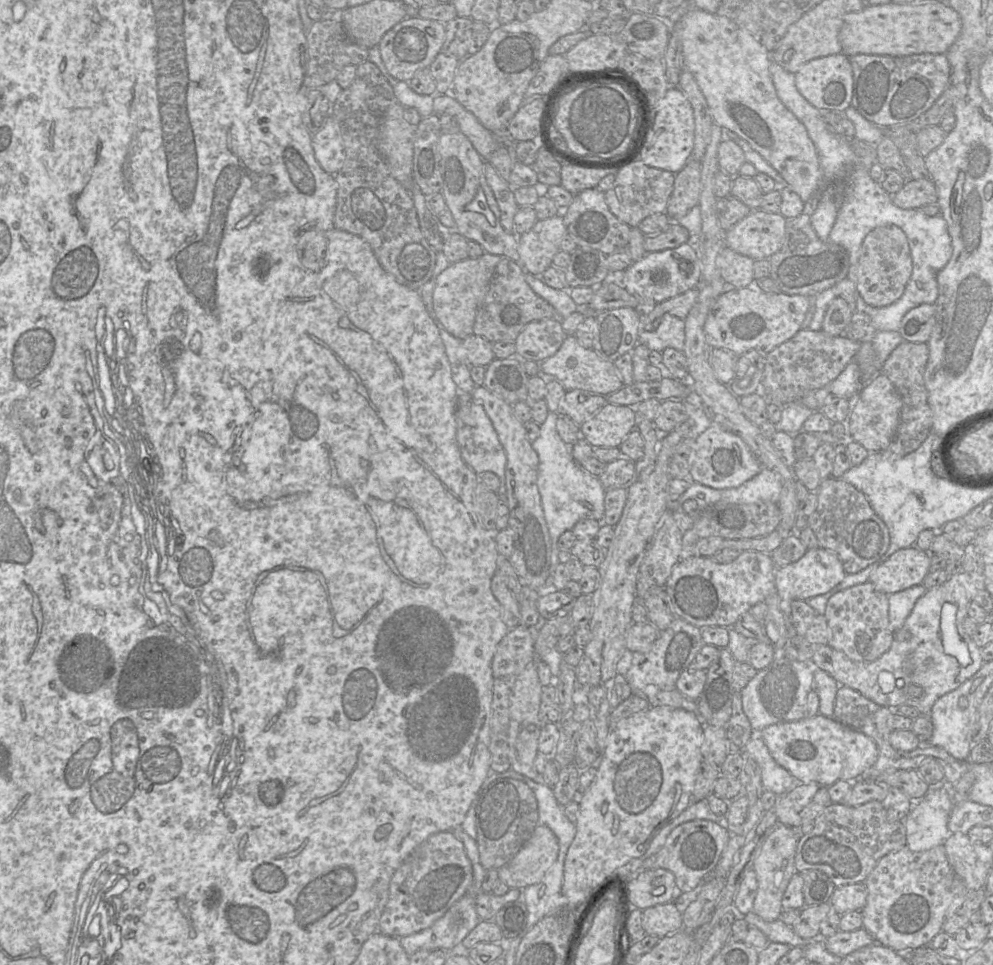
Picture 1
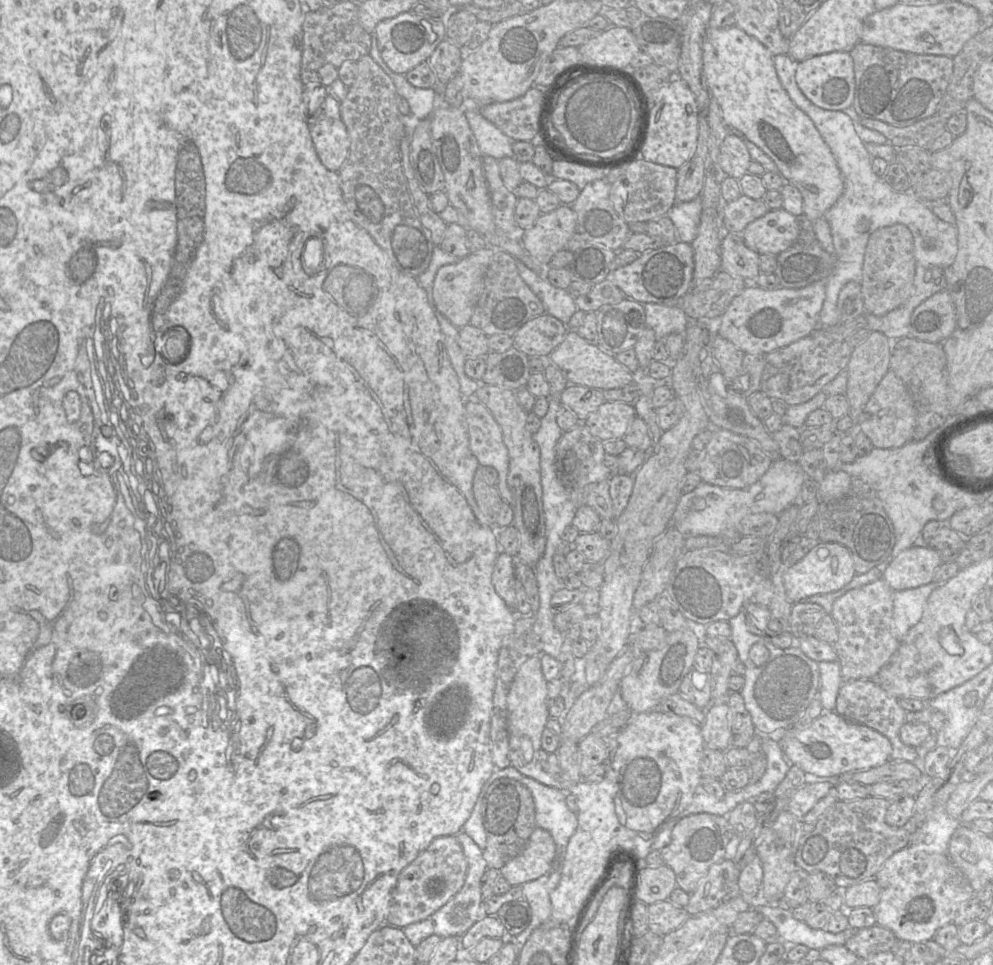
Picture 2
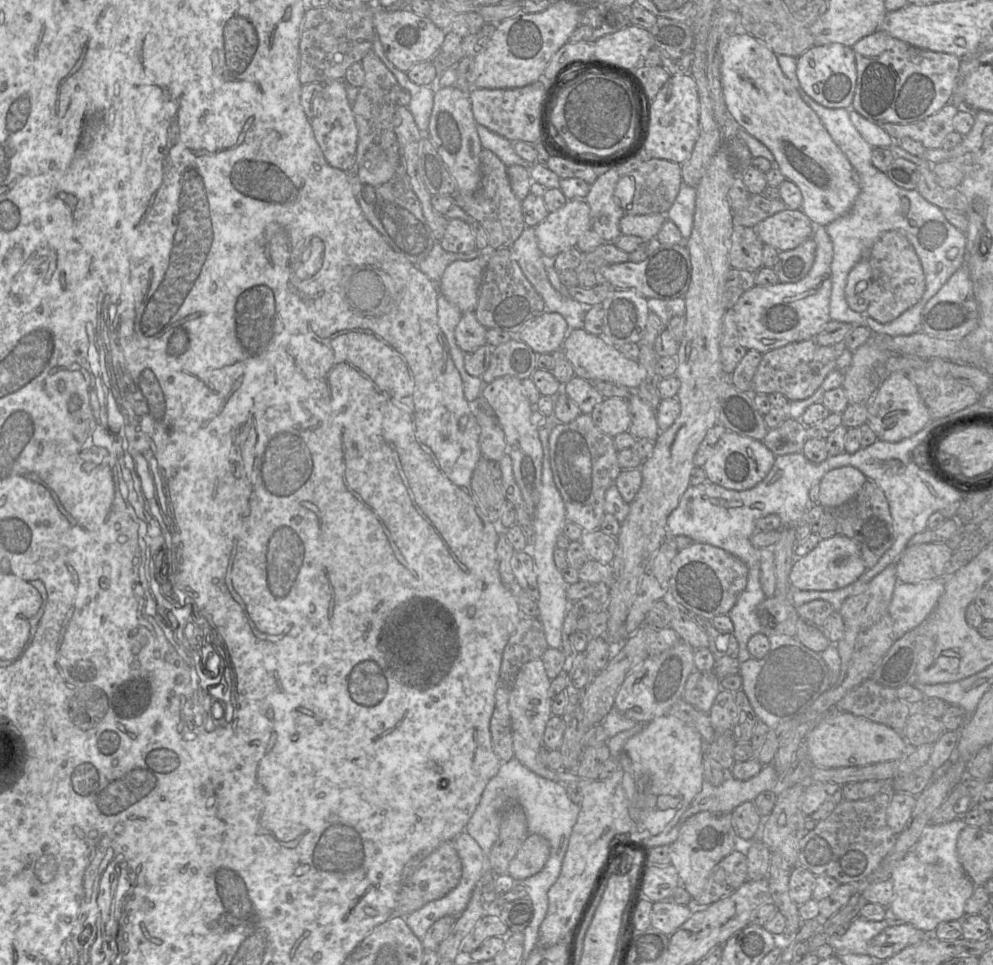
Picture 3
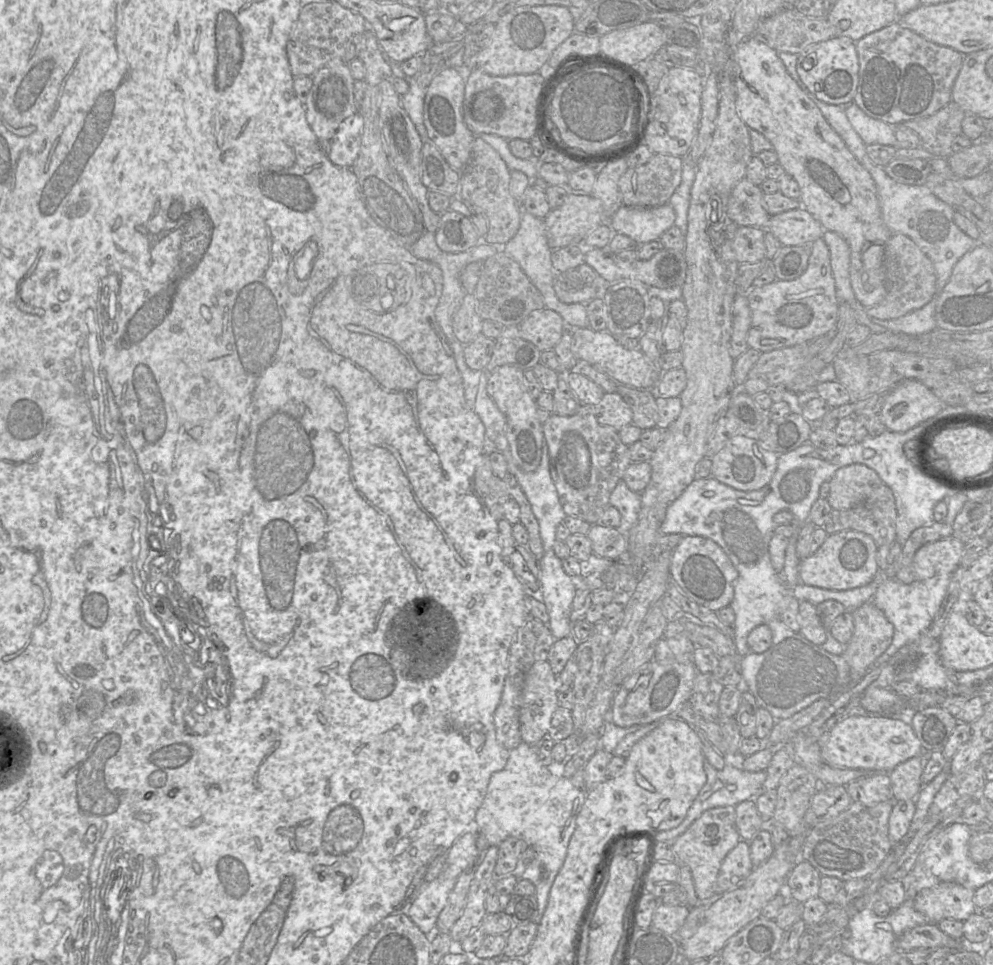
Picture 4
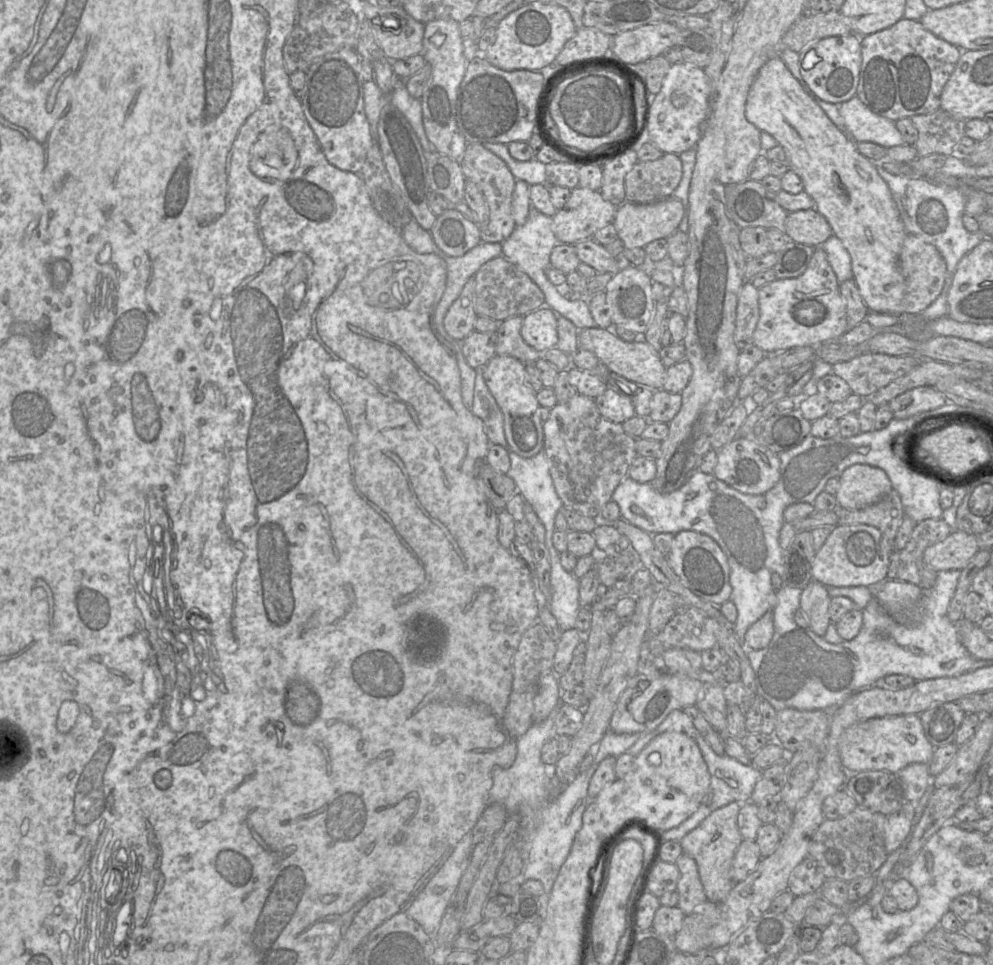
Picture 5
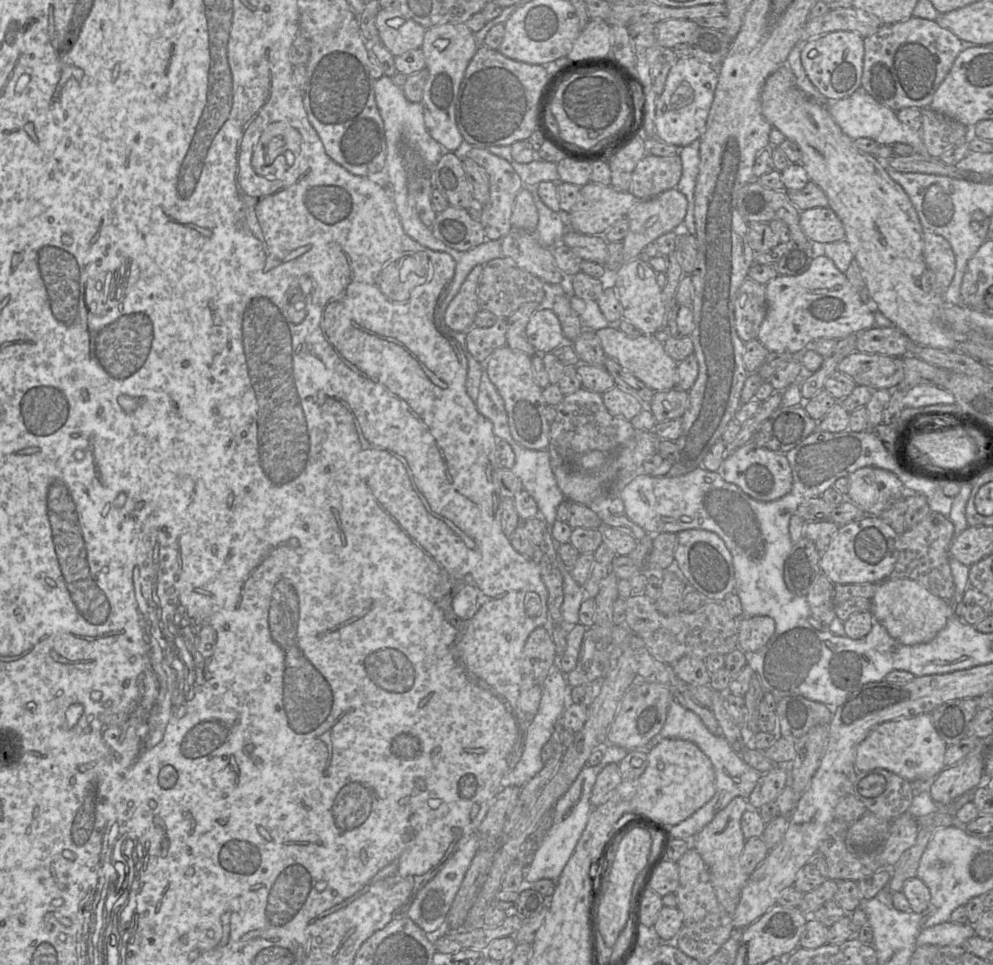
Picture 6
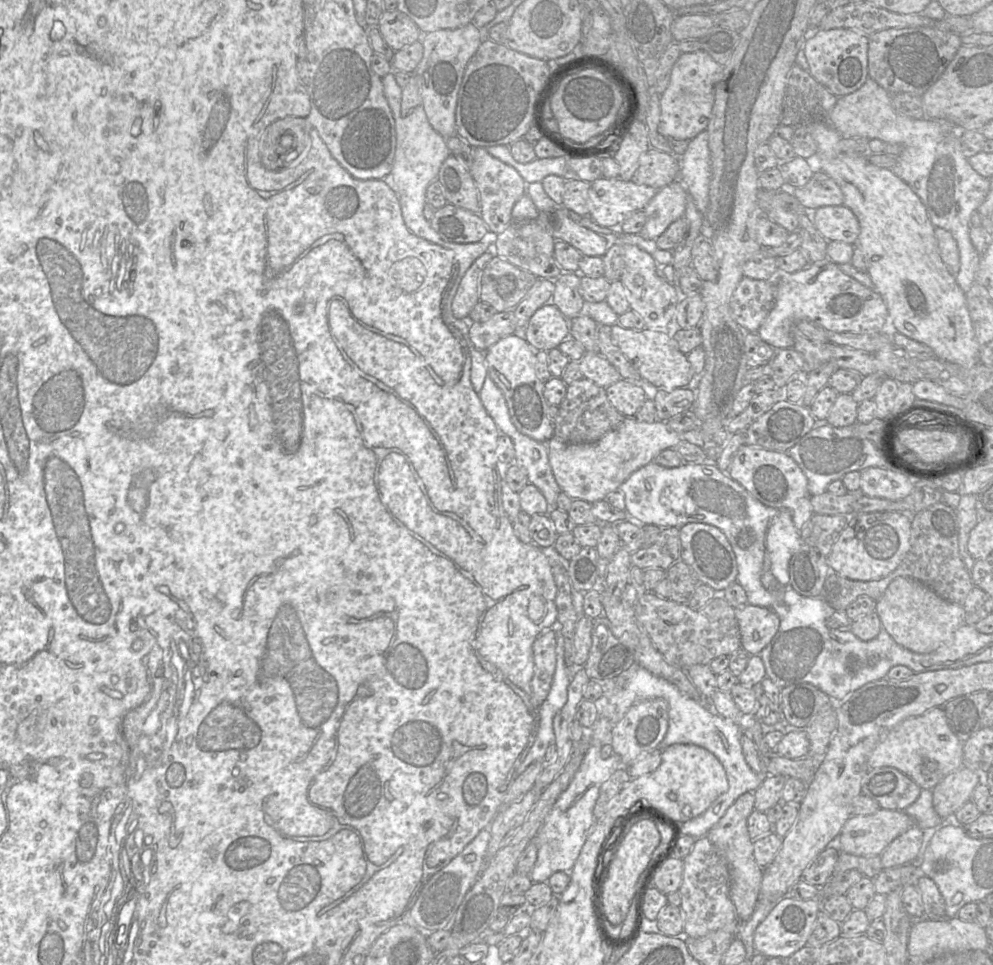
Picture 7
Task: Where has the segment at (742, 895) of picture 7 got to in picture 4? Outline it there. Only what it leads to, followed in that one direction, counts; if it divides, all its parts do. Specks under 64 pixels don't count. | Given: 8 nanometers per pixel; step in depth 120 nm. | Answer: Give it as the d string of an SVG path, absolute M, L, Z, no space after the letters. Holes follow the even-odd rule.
M722 806L704 811L683 834L672 842L677 863L684 864L691 870L696 895L700 902L710 902L715 898L715 883L721 863L739 840L735 806Z

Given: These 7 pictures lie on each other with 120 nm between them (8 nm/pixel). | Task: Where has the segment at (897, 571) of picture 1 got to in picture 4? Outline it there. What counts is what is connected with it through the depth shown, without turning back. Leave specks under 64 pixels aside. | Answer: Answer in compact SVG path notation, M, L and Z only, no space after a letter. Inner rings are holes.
M951 536L921 546L913 557L916 580L952 575L960 566L965 544Z

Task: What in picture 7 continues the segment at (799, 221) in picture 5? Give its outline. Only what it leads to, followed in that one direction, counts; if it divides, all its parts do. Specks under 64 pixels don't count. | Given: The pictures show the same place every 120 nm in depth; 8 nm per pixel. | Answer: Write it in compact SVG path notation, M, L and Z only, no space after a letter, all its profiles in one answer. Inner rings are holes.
M823 206L813 211L813 224L827 241L841 241L855 245L860 225L846 206Z

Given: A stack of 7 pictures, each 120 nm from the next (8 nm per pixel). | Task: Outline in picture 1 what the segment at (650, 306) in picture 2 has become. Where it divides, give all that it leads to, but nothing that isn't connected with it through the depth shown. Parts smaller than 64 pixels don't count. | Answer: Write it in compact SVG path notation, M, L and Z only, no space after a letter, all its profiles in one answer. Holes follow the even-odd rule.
M664 316L656 330L640 332L638 343L659 352L669 347L684 352L684 341L685 321L676 316Z

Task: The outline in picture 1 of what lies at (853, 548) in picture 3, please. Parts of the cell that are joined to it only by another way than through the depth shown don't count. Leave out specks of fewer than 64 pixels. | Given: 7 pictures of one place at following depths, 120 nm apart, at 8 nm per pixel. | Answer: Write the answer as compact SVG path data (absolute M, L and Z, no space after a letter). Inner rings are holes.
M822 547L810 549L798 561L776 569L775 587L780 598L780 609L785 620L787 639L798 649L799 658L797 660L811 663L811 650L810 643L804 637L799 636L794 628L791 618L792 601L806 601L809 598L825 594L842 582L845 576L846 572L838 556Z

